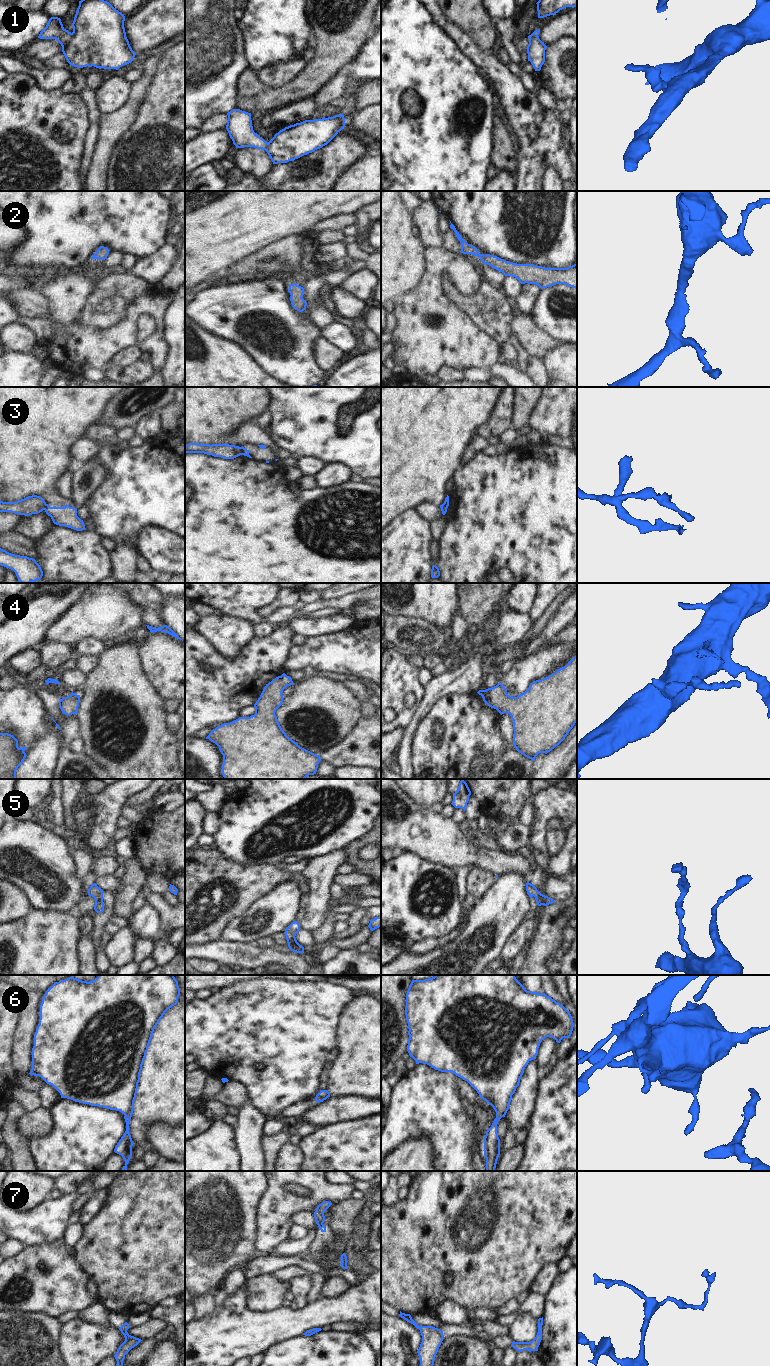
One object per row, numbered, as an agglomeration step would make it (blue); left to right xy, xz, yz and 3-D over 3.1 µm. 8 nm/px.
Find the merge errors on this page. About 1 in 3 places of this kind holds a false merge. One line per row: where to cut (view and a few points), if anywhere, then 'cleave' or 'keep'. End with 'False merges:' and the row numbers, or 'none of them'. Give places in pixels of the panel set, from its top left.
1: cut xy (72, 33), (68, 44), (62, 51); cleave
2: cut none; keep
3: cut xz (241, 447), (242, 454); cleave
4: cut none; keep
5: cut none; keep
6: cut none; keep
7: cut none; keep
False merges: 1, 3

